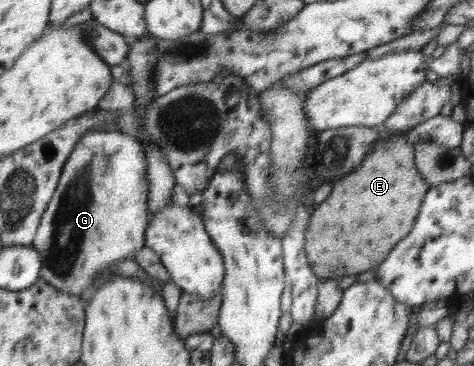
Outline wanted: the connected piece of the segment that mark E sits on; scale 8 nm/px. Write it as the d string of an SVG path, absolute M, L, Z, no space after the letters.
M408 134L391 135L381 139L377 142L377 147L372 148L365 157L363 164L347 178L339 180L329 198L317 206L309 222L309 232L305 232L304 248L309 268L319 278L340 280L341 276L365 272L381 264L387 258L389 250L409 234L411 226L415 224L415 218L419 216L423 196L429 190L429 186L417 174L413 160L414 145Z

